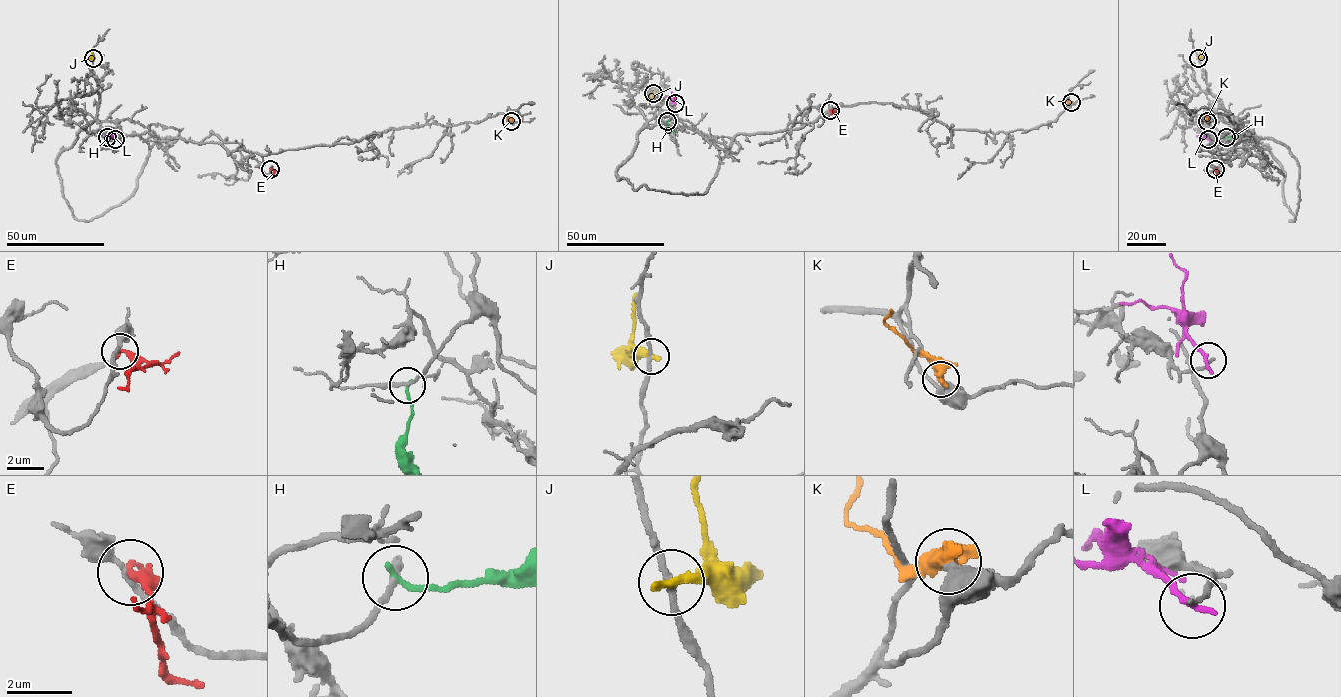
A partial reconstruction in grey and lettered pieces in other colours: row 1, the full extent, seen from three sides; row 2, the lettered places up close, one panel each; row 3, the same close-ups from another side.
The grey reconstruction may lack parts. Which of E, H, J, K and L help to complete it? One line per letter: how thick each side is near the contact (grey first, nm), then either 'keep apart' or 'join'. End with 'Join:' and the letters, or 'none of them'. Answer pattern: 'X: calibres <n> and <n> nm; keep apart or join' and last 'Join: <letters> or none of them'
E: calibres 240 and 320 nm; keep apart
H: calibres 150 and 180 nm; keep apart
J: calibres 190 and 280 nm; keep apart
K: calibres 440 and 400 nm; keep apart
L: calibres 160 and 240 nm; keep apart
Join: none of them

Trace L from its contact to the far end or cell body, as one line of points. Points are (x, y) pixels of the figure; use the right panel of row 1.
L: (1208, 139), (1196, 135)

